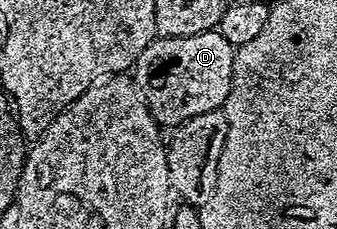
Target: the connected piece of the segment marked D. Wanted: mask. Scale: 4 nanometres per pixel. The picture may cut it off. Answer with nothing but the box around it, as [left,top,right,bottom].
[132,31,236,127]

